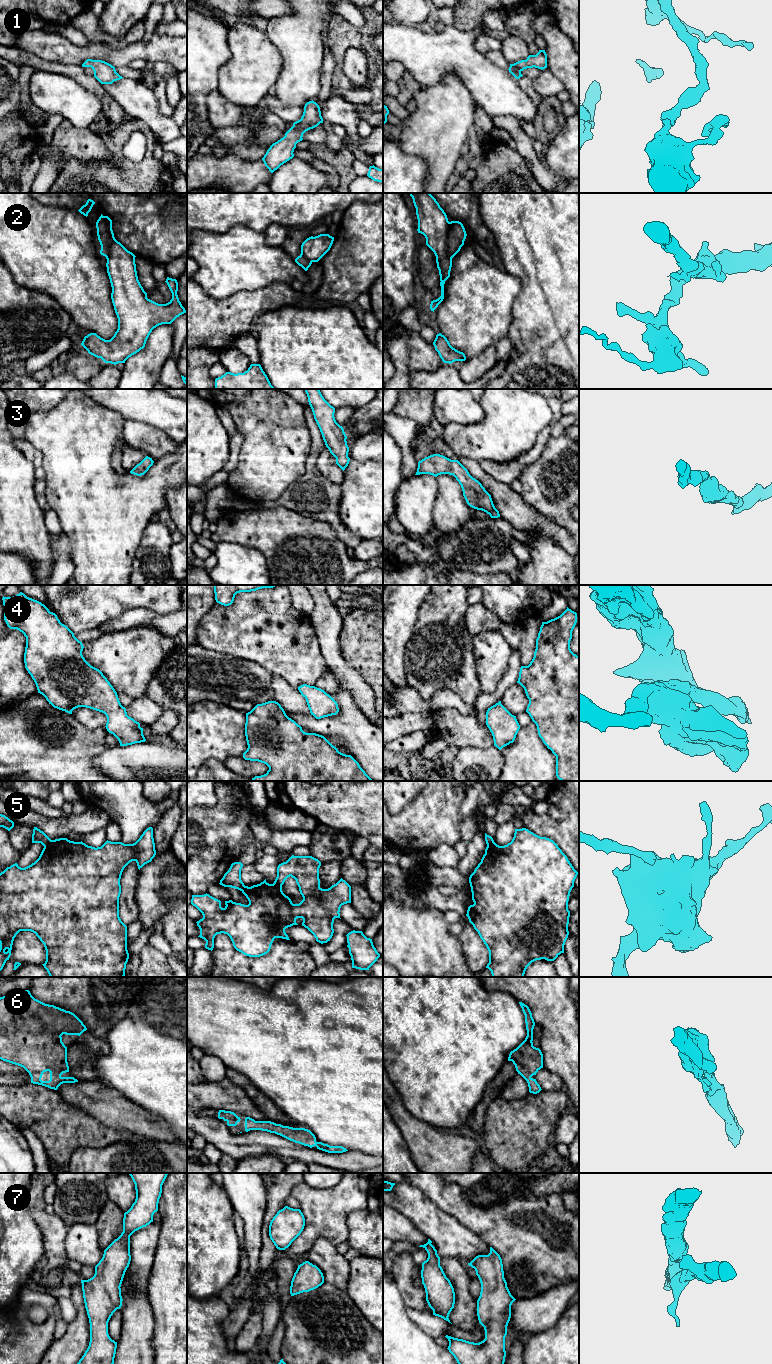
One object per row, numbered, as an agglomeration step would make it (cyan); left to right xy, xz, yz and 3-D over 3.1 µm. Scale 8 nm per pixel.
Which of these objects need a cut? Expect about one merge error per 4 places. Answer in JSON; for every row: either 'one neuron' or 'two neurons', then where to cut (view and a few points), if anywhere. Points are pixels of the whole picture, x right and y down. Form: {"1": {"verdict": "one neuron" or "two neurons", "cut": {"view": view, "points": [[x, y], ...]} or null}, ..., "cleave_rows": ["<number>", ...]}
{"1": {"verdict": "one neuron", "cut": null}, "2": {"verdict": "two neurons", "cut": {"view": "xy", "points": [[103, 216], [111, 232], [110, 253], [107, 259]]}}, "3": {"verdict": "one neuron", "cut": null}, "4": {"verdict": "one neuron", "cut": null}, "5": {"verdict": "two neurons", "cut": {"view": "xy", "points": [[51, 840], [44, 846]]}}, "6": {"verdict": "one neuron", "cut": null}, "7": {"verdict": "one neuron", "cut": null}, "cleave_rows": ["2", "5"]}

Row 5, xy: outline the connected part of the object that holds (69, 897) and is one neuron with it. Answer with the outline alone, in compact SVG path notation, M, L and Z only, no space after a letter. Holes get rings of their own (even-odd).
M147 828L140 838L133 844L106 841L101 847L88 846L85 843L70 841L67 838L51 840L44 846L39 858L31 865L21 868L17 863L7 867L0 873L0 971L11 956L14 938L20 931L31 931L44 944L46 961L44 968L50 977L124 977L126 964L129 959L127 950L127 926L119 917L119 897L121 894L120 879L124 868L132 861L137 863L140 870L145 864L152 861L156 855L153 838L153 828Z

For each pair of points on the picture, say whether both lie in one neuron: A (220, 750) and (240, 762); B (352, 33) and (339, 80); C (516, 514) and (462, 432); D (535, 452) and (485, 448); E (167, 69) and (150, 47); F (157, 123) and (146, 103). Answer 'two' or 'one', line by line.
A: two
B: one
C: two
D: two
E: two
F: one

